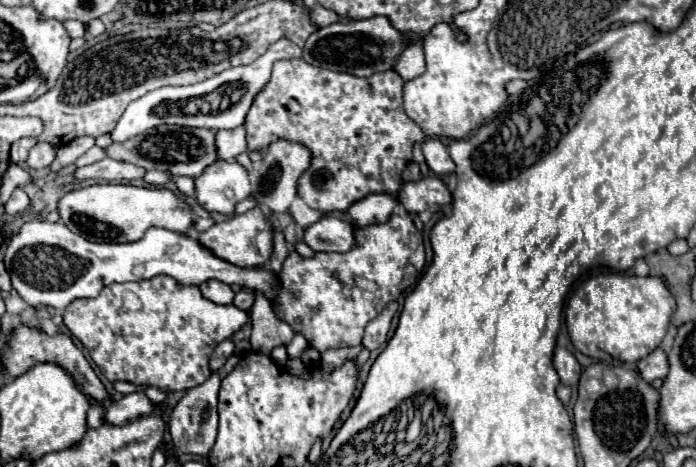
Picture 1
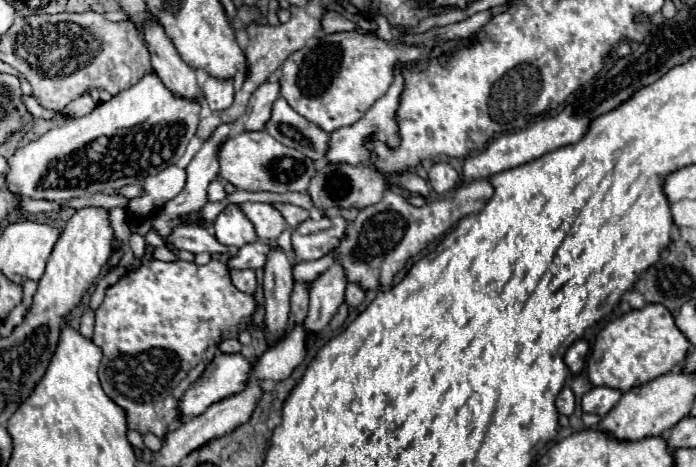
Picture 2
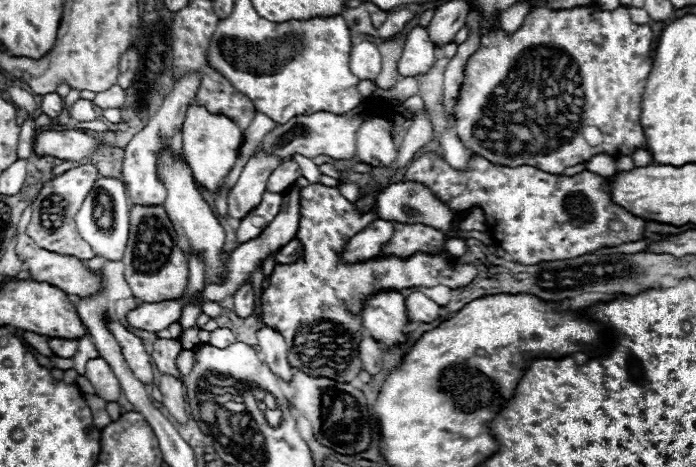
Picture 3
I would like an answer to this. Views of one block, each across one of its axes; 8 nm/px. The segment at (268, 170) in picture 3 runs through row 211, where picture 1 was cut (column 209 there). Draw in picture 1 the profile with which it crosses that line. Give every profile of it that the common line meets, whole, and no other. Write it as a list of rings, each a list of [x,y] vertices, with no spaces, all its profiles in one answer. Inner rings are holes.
[[[252,208],[246,214],[232,216],[230,220],[216,222],[212,228],[198,234],[198,242],[230,264],[248,268],[256,264],[264,264],[272,254],[272,226],[260,208]]]

